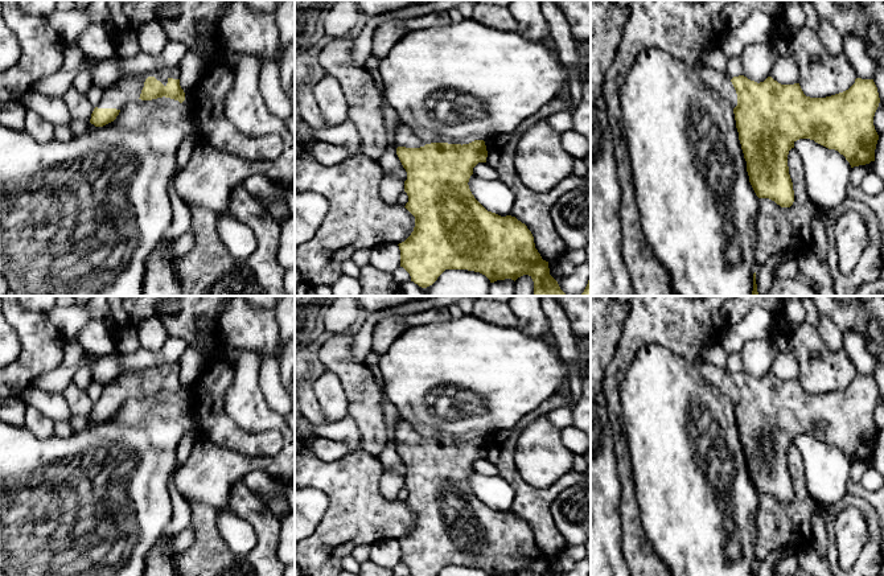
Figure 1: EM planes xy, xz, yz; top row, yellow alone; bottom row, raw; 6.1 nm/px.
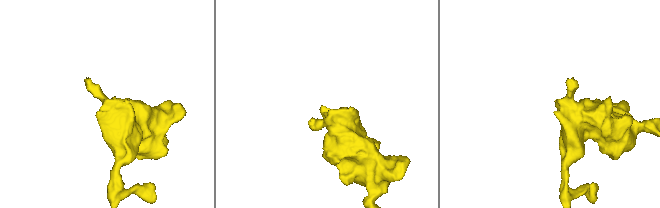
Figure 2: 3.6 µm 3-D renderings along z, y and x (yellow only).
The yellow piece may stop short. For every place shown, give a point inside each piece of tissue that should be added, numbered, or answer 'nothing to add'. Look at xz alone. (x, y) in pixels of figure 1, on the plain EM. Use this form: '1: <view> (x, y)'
1: xz (405, 432)

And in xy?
1: xy (127, 385)

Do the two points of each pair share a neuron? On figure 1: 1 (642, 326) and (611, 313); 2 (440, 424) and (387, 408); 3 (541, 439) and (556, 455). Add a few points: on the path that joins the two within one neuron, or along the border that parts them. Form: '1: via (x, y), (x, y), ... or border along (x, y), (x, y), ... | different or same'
1: border along (629, 309), (616, 348) | different
2: border along (382, 383), (382, 395), (395, 407), (401, 419) | different
3: via (545, 443), (552, 451) | same

